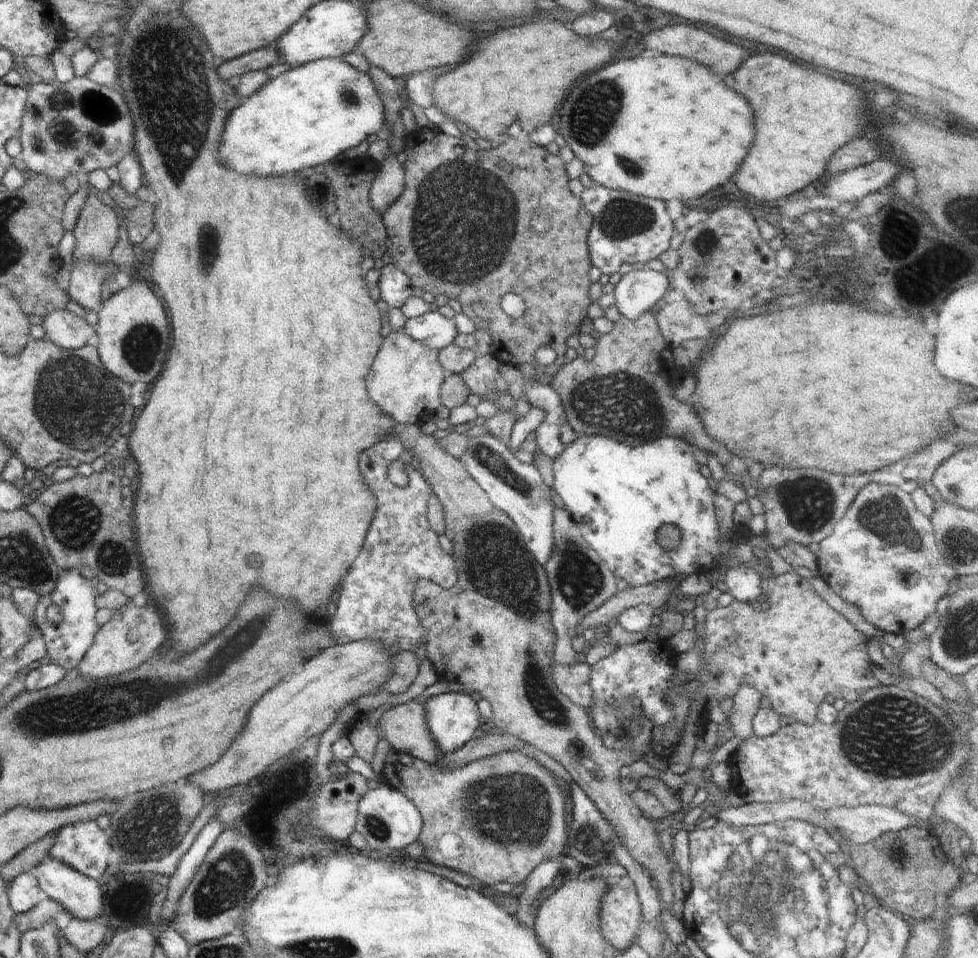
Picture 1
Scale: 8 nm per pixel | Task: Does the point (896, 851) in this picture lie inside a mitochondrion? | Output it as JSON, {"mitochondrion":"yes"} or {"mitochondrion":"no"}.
{"mitochondrion":"yes"}

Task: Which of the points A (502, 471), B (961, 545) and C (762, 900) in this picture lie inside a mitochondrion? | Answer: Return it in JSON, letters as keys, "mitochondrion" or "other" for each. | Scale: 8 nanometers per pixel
{"A":"mitochondrion","B":"mitochondrion","C":"mitochondrion"}

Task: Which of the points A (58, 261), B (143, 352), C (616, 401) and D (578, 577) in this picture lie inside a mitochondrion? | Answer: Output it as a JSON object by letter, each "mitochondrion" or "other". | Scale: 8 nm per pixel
{"A":"other","B":"mitochondrion","C":"mitochondrion","D":"mitochondrion"}

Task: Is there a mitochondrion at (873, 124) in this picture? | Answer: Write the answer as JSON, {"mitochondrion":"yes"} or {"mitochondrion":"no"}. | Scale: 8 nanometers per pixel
{"mitochondrion":"no"}

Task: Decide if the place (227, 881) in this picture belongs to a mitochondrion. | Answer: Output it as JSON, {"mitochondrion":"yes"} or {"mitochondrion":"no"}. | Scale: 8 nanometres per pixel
{"mitochondrion":"yes"}

